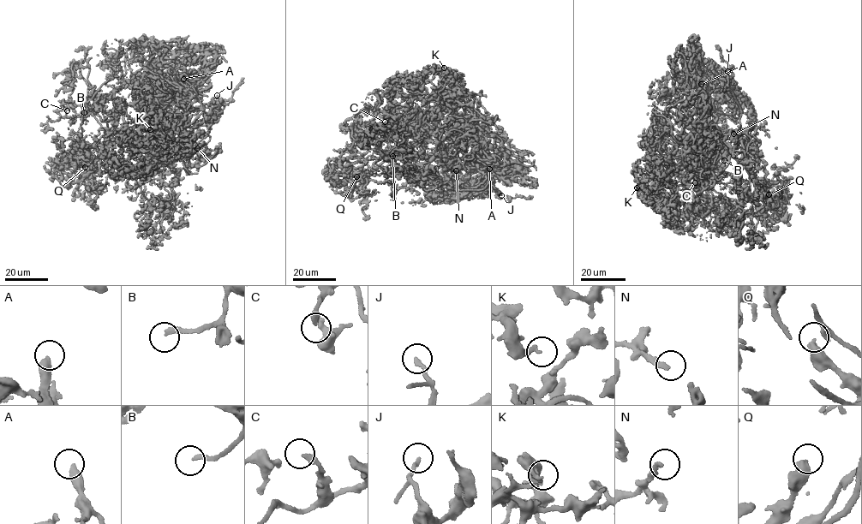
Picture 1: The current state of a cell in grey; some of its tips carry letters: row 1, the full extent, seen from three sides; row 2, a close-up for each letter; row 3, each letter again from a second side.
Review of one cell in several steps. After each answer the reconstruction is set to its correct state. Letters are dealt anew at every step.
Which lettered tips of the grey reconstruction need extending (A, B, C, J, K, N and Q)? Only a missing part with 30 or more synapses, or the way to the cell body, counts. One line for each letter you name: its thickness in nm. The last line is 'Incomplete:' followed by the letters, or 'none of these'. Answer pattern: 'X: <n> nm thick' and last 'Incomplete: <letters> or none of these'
A: 420 nm thick
B: 220 nm thick
N: 190 nm thick
Incomplete: A, B, N

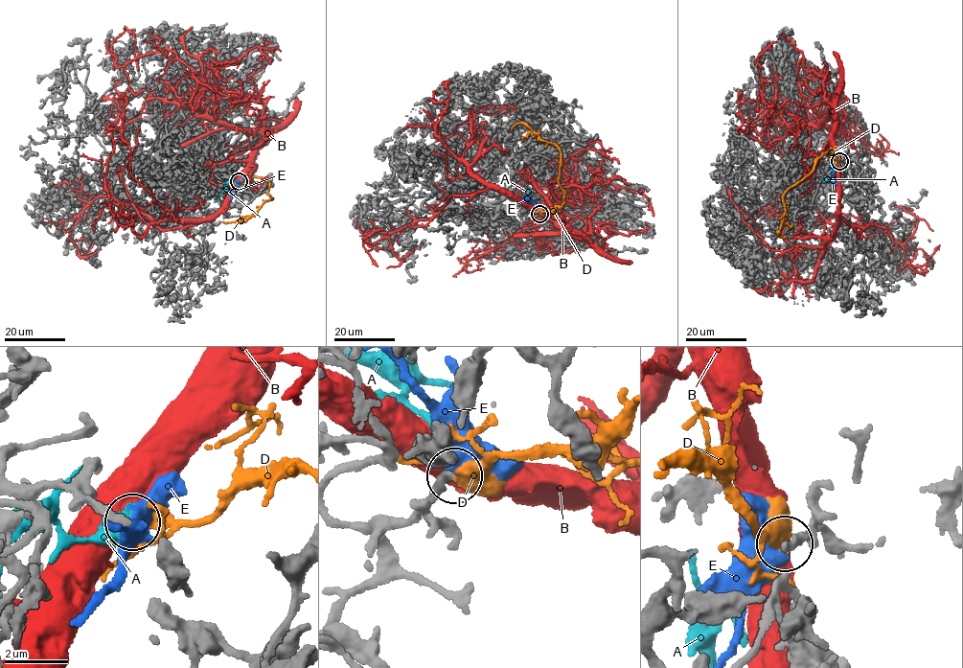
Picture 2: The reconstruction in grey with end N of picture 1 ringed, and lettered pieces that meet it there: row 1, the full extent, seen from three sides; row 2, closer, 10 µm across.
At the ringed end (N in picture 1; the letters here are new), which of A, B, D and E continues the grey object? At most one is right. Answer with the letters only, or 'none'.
E

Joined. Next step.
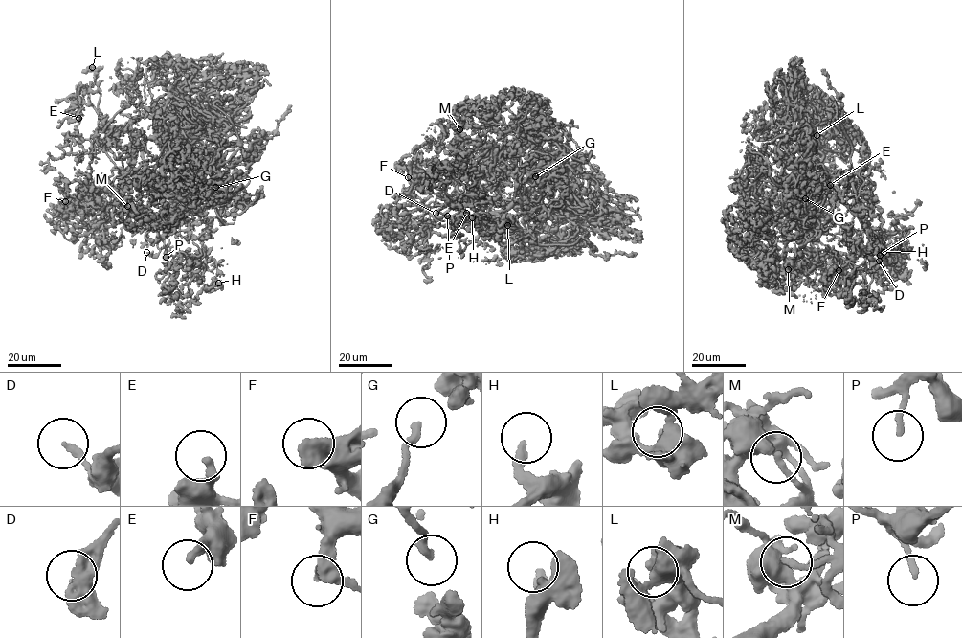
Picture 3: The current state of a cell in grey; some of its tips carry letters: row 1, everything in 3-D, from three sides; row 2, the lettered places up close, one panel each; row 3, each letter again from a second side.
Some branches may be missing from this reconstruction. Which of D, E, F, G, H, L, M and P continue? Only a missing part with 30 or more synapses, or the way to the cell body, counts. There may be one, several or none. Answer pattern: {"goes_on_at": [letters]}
{"goes_on_at": []}

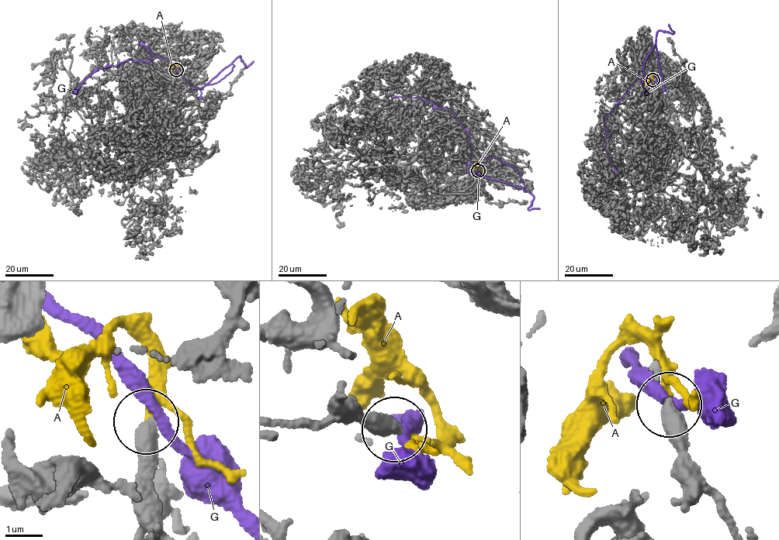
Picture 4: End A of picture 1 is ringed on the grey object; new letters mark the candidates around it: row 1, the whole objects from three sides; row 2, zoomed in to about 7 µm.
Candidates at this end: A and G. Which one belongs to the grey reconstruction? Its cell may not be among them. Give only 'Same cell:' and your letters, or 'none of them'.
Same cell: A

